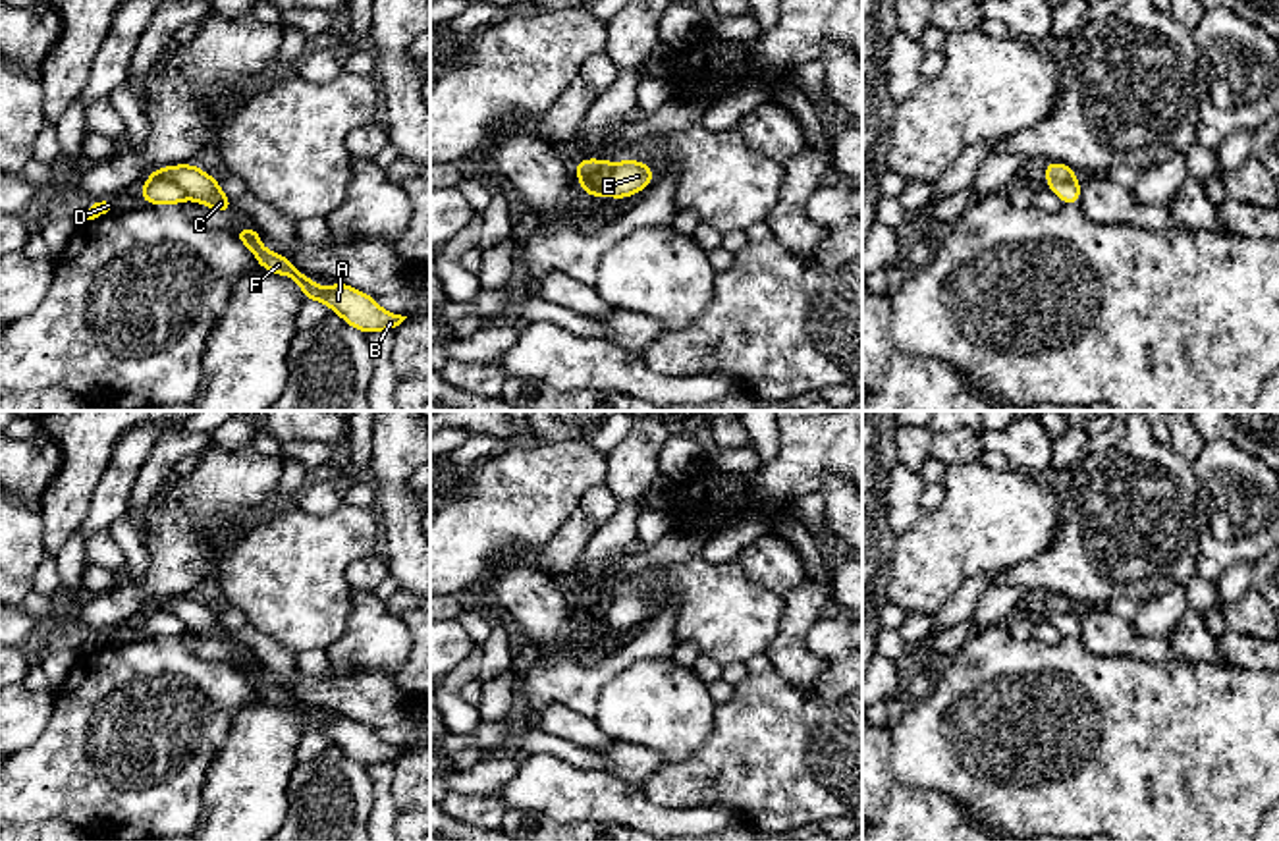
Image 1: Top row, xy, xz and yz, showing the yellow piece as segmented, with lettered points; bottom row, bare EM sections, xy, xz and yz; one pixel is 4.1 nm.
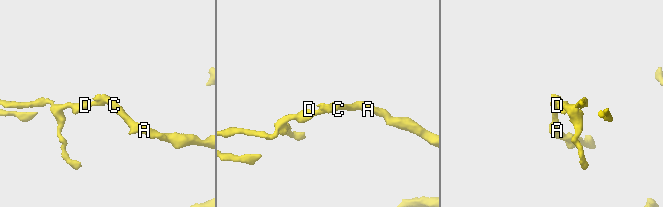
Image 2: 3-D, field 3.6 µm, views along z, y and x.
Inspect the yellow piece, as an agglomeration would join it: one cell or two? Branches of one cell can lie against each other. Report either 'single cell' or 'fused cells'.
fused cells

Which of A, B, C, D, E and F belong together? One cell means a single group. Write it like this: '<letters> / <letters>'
A B C E F / D

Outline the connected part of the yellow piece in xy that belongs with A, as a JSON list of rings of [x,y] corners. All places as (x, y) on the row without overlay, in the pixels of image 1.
[[[237,660],[233,667],[253,683],[260,700],[280,708],[289,708],[303,723],[305,733],[322,733],[330,743],[338,745],[345,756],[365,764],[394,764],[407,748],[380,741],[374,729],[336,714],[332,719],[320,719],[311,708],[301,706],[293,694],[278,685],[262,679],[260,664],[253,660]]]

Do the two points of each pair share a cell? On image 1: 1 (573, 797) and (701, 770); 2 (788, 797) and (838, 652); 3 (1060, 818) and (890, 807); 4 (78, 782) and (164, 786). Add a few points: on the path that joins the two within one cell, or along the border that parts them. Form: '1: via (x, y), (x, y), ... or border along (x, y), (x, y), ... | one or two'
1: border along (641, 791), (658, 805), (685, 809) | two
2: via (803, 760), (832, 732), (838, 689) | one
3: border along (926, 787), (952, 797), (975, 820) | two
4: via (99, 782), (143, 782) | one

